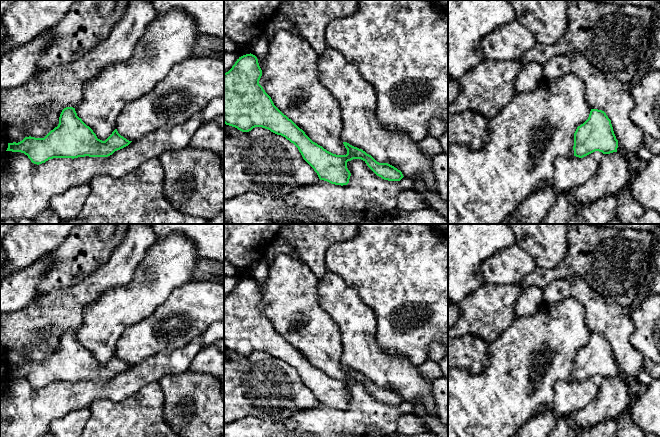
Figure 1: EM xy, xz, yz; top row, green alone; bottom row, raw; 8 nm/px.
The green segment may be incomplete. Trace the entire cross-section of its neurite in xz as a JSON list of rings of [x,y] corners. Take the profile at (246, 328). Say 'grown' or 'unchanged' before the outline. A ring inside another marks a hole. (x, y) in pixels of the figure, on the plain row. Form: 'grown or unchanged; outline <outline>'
unchanged; outline [[[251,277],[239,281],[232,292],[224,297],[224,347],[226,349],[235,351],[242,356],[262,351],[285,361],[298,372],[303,383],[314,393],[319,403],[331,408],[343,410],[349,407],[351,397],[347,392],[347,386],[353,383],[363,384],[377,400],[384,404],[400,405],[404,401],[402,396],[394,390],[377,386],[371,379],[347,366],[343,366],[347,373],[346,379],[333,378],[313,366],[302,353],[274,329],[271,321],[259,308],[261,300],[262,294],[258,283]]]

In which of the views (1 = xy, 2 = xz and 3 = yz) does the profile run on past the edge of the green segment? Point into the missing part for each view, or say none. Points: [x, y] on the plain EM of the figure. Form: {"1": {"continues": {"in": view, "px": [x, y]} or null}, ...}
{"1": {"continues": null}, "2": {"continues": null}, "3": {"continues": null}}

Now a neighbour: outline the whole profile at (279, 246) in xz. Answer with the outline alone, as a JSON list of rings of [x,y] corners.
[[[283,239],[274,240],[268,246],[264,259],[270,266],[279,254],[286,254],[294,259],[300,259],[298,253],[294,250],[294,248]]]

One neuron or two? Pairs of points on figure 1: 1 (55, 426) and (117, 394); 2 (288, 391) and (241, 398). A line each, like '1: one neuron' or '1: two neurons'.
1: two neurons
2: one neuron

